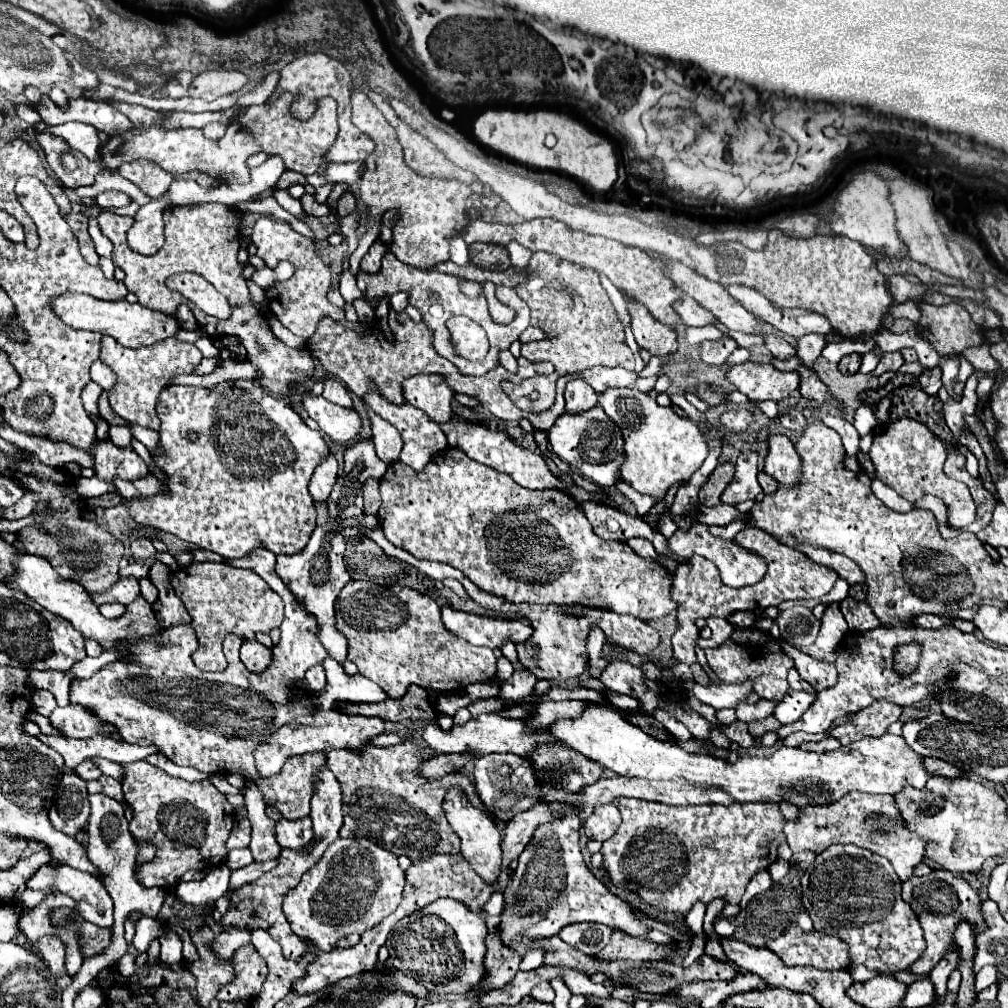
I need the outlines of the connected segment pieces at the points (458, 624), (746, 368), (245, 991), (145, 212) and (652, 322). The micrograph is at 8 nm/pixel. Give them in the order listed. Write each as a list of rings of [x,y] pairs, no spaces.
[[[457,596],[457,602],[455,604],[439,604],[439,602],[437,604],[441,608],[441,620],[447,626],[447,630],[455,630],[455,634],[459,634],[461,638],[467,638],[467,642],[471,642],[475,646],[499,648],[499,646],[503,646],[503,642],[515,642],[517,644],[517,642],[523,642],[523,640],[531,638],[531,634],[533,634],[531,624],[523,624],[523,620],[519,620],[519,618],[517,620],[495,620],[495,618],[487,618],[498,616],[498,613],[483,608],[472,599],[463,599]]]
[[[751,362],[739,364],[739,366],[731,368],[727,378],[729,378],[731,384],[737,386],[739,392],[747,394],[749,400],[753,400],[753,402],[757,402],[757,400],[781,400],[781,398],[787,398],[793,390],[797,390],[797,384],[799,384],[799,378],[797,378],[795,372],[779,372],[771,364],[751,364]]]
[[[251,944],[241,946],[231,956],[231,966],[235,970],[235,978],[229,984],[221,986],[221,990],[217,992],[217,1000],[235,1002],[235,998],[257,996],[267,976],[267,964],[257,954],[257,950]]]
[[[163,194],[139,208],[139,212],[135,214],[135,224],[127,232],[129,246],[133,252],[151,256],[155,254],[155,250],[163,246],[163,218],[161,216],[167,206],[169,206],[169,200]]]
[[[625,300],[625,302],[631,314],[631,328],[637,344],[649,350],[649,354],[657,354],[661,358],[673,354],[677,350],[675,328],[655,320],[653,314],[639,302],[635,300]]]

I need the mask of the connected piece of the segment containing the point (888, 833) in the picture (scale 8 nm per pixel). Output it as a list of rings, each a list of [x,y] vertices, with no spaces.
[[[849,792],[839,802],[833,804],[823,806],[807,804],[799,808],[799,818],[787,820],[783,834],[793,852],[811,850],[819,854],[831,844],[855,844],[867,848],[873,854],[887,858],[895,868],[895,874],[901,878],[901,882],[913,876],[913,868],[919,862],[923,862],[925,858],[923,846],[927,844],[927,838],[923,838],[923,834],[909,832],[903,826],[903,822],[899,822],[899,810],[895,808],[893,796],[863,794],[863,792]]]

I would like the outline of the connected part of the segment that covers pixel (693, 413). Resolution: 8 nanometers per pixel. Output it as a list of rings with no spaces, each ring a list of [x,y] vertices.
[[[671,394],[669,400],[671,400],[675,406],[679,406],[679,408],[681,408],[689,418],[693,418],[695,422],[697,422],[697,420],[705,420],[705,414],[701,414],[699,410],[695,410],[695,408],[693,408],[681,394],[679,394],[679,396],[677,396],[677,394]]]

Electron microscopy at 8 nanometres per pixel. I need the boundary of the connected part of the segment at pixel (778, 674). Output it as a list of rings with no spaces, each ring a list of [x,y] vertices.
[[[749,628],[735,630],[721,646],[707,648],[705,656],[707,656],[709,668],[717,674],[719,680],[725,680],[725,682],[751,680],[753,692],[757,692],[767,700],[781,700],[783,694],[789,690],[787,672],[793,668],[793,662],[791,658],[787,658],[787,654],[783,654],[779,644],[773,638],[765,636],[763,632],[749,630]]]

